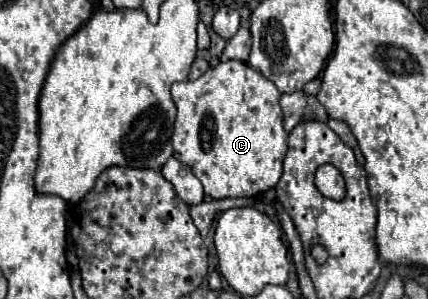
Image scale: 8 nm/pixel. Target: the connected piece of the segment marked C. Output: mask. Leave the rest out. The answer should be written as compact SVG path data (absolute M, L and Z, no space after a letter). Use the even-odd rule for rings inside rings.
M228 60L216 68L208 68L198 80L176 82L172 86L172 98L178 108L172 134L174 158L184 166L190 166L204 186L204 194L210 198L244 198L266 192L278 184L288 134L282 126L282 110L278 104L280 92L270 80L246 62Z

